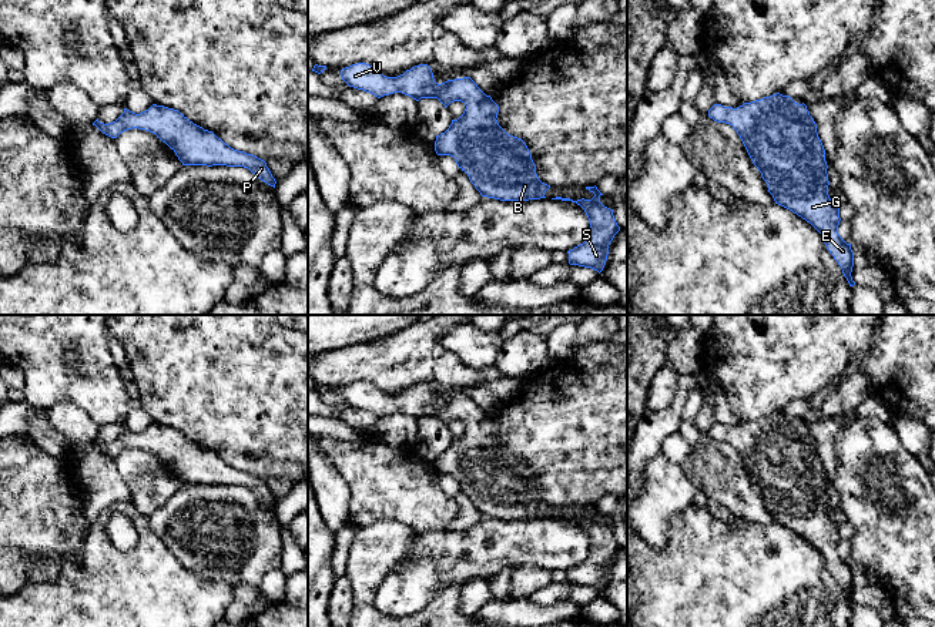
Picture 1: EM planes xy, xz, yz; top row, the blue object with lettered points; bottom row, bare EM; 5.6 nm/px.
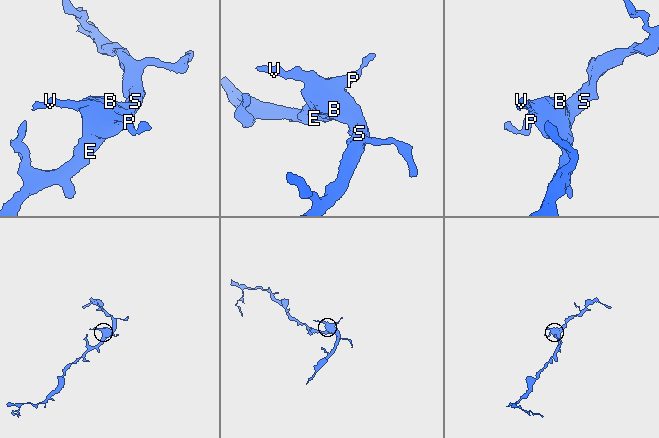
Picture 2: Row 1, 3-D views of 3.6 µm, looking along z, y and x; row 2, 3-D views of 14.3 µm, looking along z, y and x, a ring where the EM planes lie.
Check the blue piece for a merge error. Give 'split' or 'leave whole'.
leave whole

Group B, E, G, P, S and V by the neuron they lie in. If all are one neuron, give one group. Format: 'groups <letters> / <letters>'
groups B E G P S V

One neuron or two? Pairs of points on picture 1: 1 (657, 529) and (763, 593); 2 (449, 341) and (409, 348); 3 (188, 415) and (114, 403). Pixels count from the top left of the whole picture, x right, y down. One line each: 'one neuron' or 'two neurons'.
1: two neurons
2: two neurons
3: two neurons

